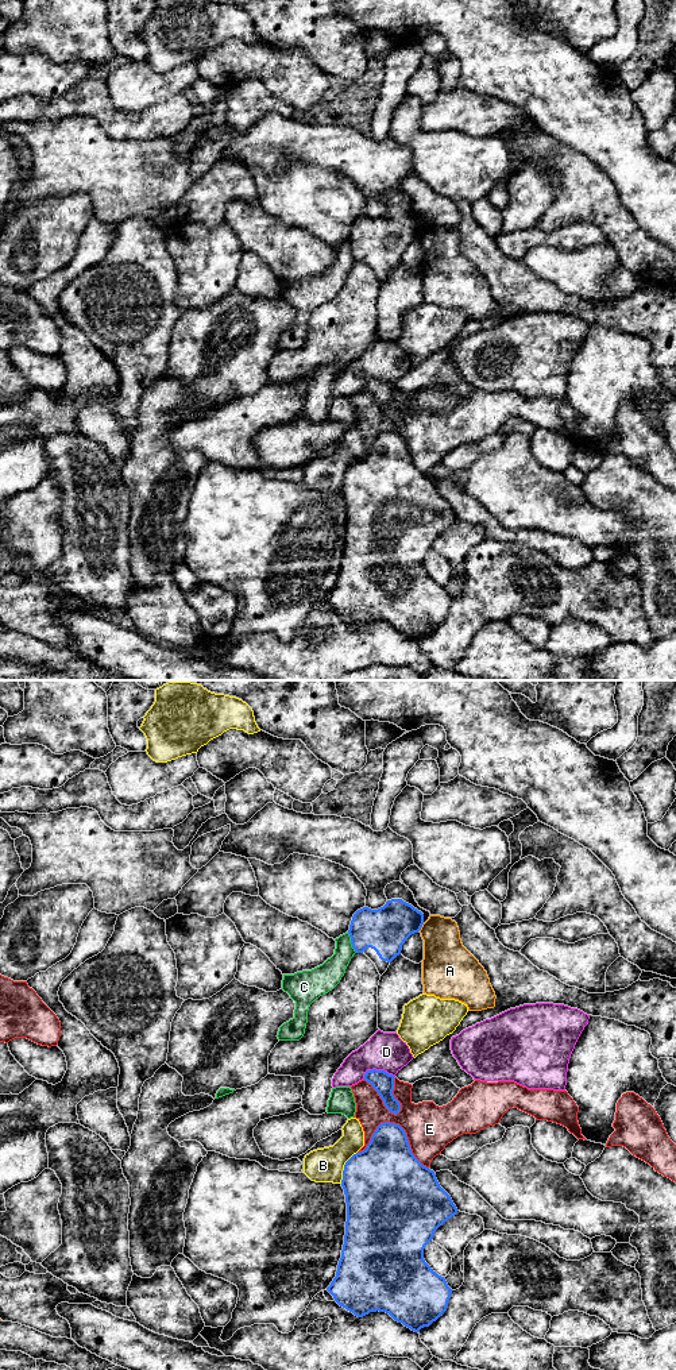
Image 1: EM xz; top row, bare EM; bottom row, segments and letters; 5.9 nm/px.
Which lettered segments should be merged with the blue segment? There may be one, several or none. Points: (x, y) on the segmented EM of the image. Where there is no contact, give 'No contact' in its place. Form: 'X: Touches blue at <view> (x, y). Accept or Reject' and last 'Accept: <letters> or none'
A: Touches blue at xz (421, 926). Reject
B: Touches blue at xz (344, 1168). Reject
C: Touches blue at xz (351, 942). Reject
D: Touches blue at xz (377, 1071). Reject
E: Touches blue at xz (397, 1125). Reject
Accept: none

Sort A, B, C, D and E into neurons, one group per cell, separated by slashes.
A / B / C / D / E

